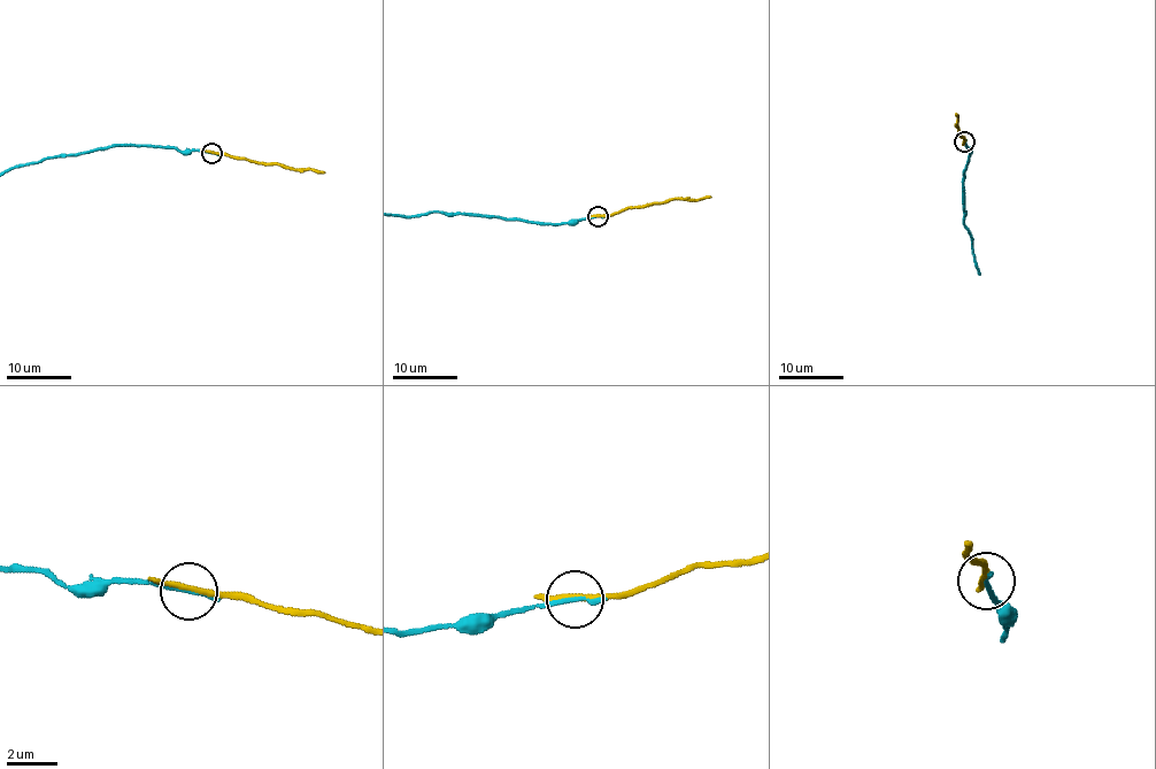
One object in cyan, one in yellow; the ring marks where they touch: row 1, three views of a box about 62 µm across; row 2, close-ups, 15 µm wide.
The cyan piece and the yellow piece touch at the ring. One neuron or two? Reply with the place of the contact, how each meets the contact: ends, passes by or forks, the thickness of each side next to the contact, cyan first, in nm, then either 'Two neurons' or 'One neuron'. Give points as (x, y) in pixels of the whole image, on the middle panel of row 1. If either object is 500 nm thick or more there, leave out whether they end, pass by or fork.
Place: (598, 216). At the ring cyan ends. At the ring yellow passes by. Thickness 220 nm (cyan) against 200 nm. Two neurons

